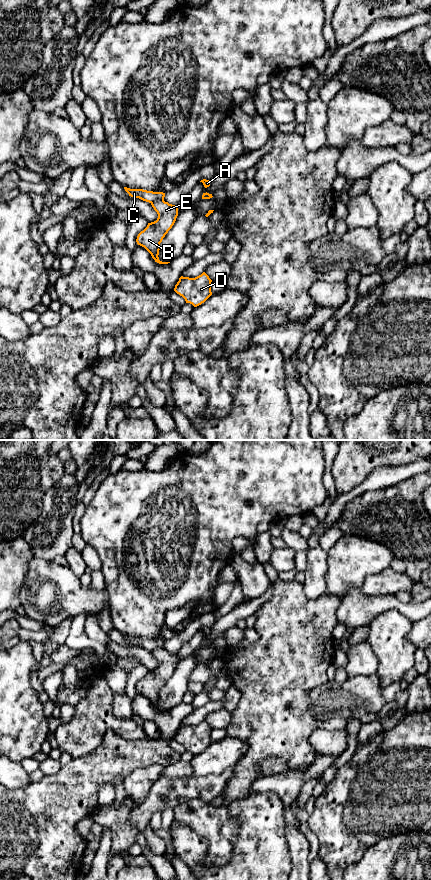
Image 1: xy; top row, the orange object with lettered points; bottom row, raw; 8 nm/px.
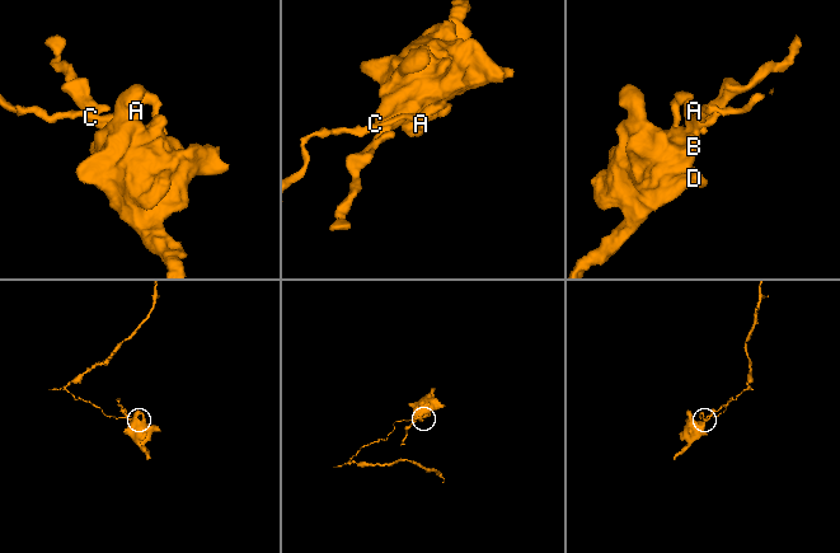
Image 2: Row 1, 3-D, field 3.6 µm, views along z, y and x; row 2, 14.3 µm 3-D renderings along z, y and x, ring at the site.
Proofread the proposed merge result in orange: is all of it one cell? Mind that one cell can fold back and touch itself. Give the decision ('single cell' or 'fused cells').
fused cells

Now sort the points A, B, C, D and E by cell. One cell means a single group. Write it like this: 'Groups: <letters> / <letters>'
Groups: A C / B D E

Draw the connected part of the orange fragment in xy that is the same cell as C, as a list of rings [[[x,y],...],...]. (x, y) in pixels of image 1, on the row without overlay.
[[[124,635],[124,637],[129,642],[129,644],[139,646],[149,651],[155,650],[157,648],[164,648],[165,645],[165,641],[163,640],[153,640],[143,637],[130,637],[127,635]]]

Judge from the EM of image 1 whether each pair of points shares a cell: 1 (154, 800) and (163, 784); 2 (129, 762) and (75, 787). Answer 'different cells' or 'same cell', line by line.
1: same cell
2: same cell

